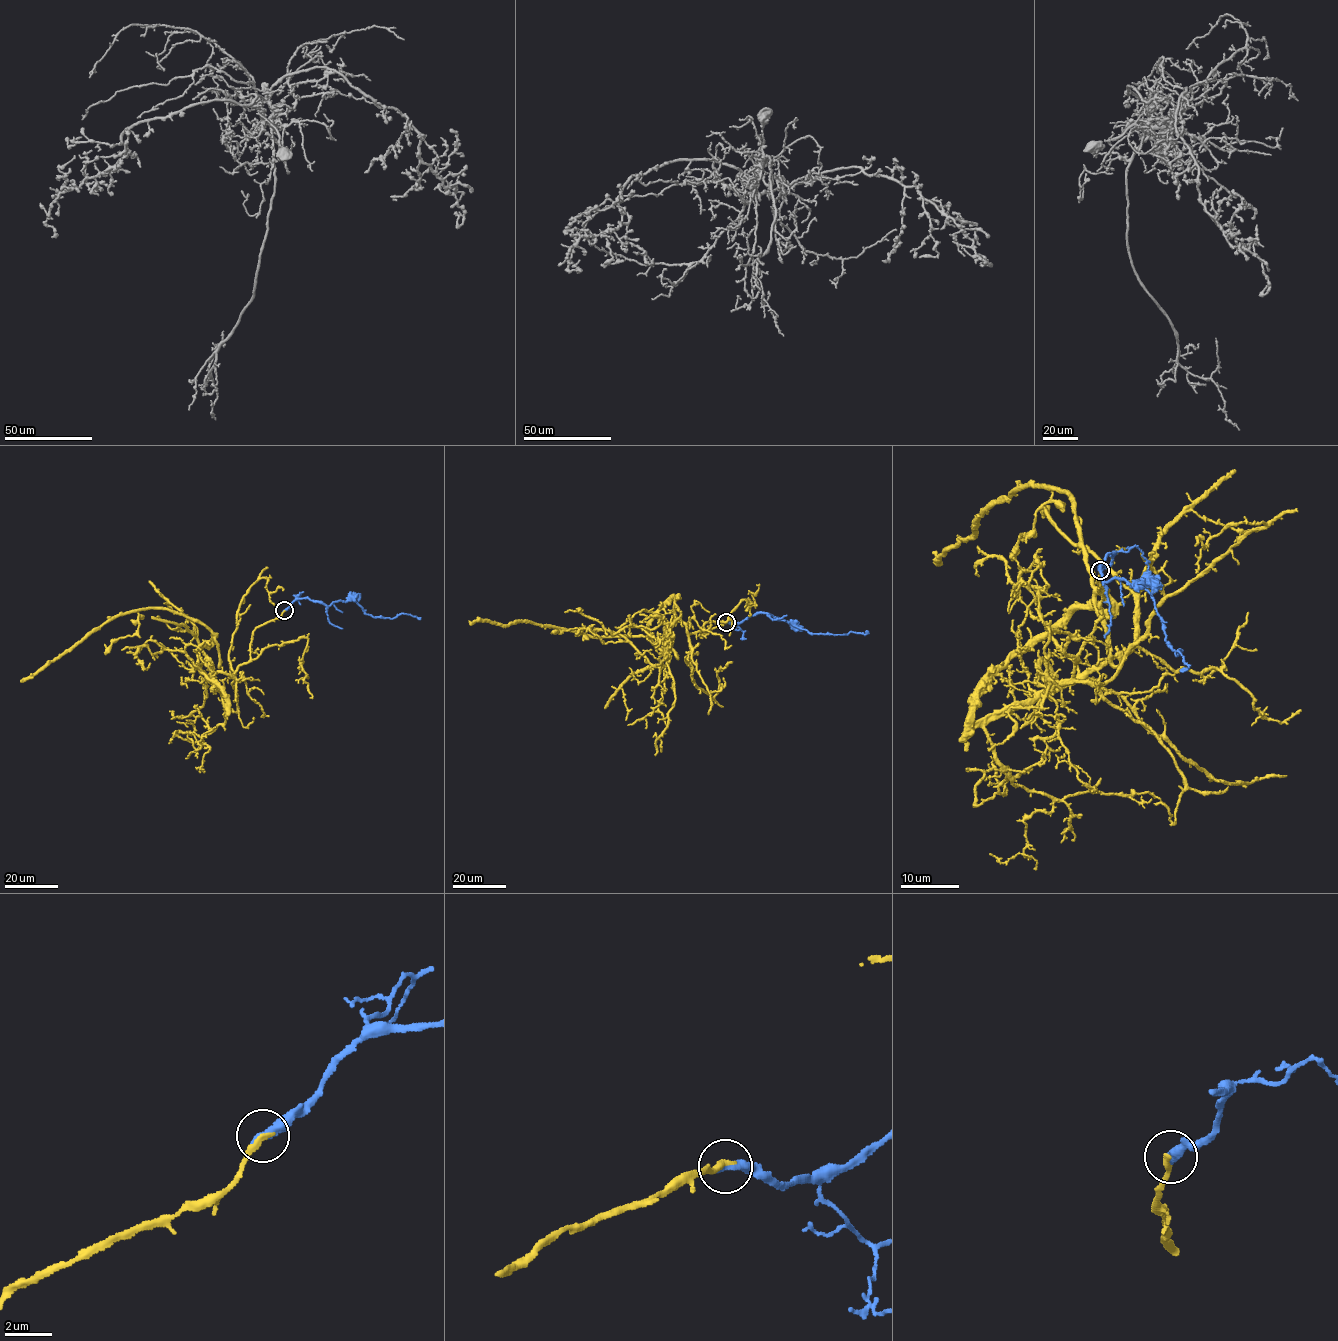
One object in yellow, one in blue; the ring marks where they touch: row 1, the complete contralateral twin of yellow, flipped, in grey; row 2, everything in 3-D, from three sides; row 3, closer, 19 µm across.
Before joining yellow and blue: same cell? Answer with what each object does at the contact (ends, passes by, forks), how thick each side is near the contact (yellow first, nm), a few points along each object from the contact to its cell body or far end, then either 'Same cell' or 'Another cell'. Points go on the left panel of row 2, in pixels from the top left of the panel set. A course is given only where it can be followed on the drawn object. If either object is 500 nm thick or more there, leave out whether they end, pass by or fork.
At the ring yellow ends. At the ring blue ends. Thickness 260 nm (yellow) against 380 nm. Course of yellow: (284, 610), (234, 677), (195, 666), (214, 634), (199, 622), (152, 608), (20, 681). Course of blue: (284, 610), (302, 598), (329, 606), (333, 602), (354, 600), (374, 617), (393, 618), (407, 613), (418, 619). Same cell

